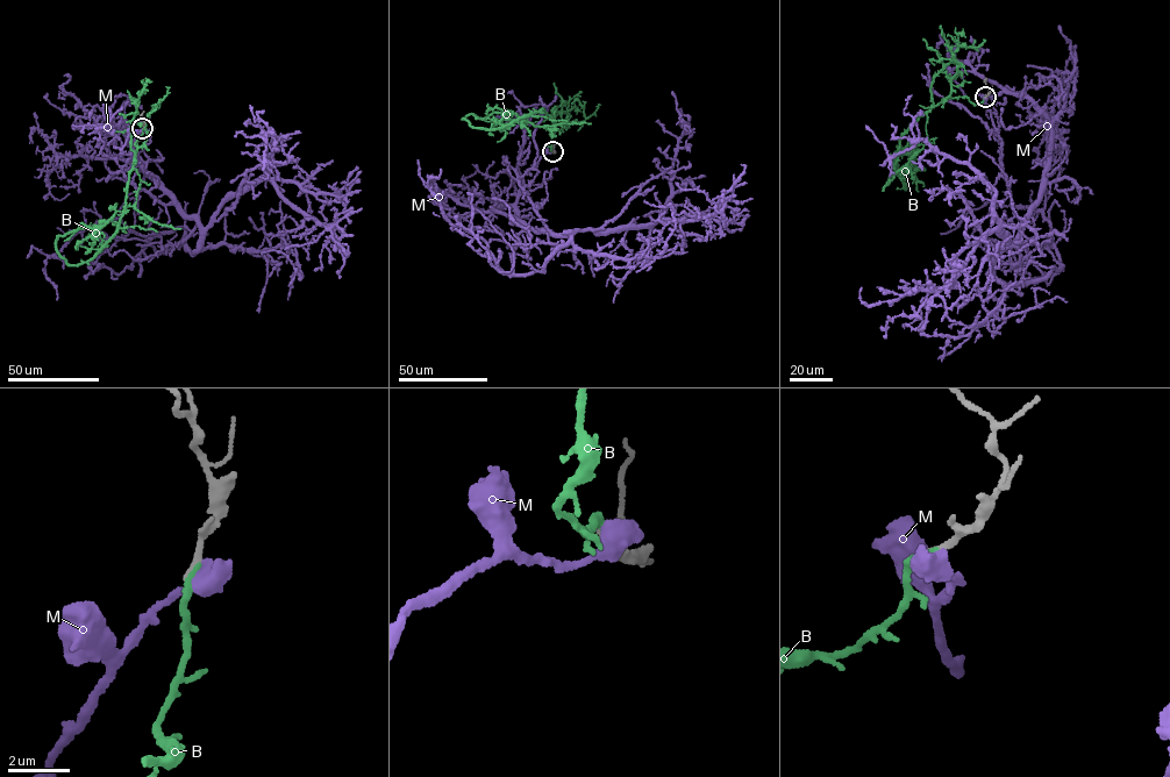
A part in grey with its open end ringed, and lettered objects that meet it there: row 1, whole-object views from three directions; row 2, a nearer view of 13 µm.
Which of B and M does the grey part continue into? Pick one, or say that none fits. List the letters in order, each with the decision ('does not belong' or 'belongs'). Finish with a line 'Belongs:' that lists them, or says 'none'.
B: belongs
M: does not belong
Belongs: B

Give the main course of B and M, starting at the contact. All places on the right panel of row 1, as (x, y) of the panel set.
B: (985, 97), (943, 99), (919, 118), (896, 159), (906, 189), (913, 147), (882, 191)
M: (985, 97), (1021, 222), (994, 278), (1040, 279), (1062, 265), (1041, 209), (989, 201), (940, 233)

